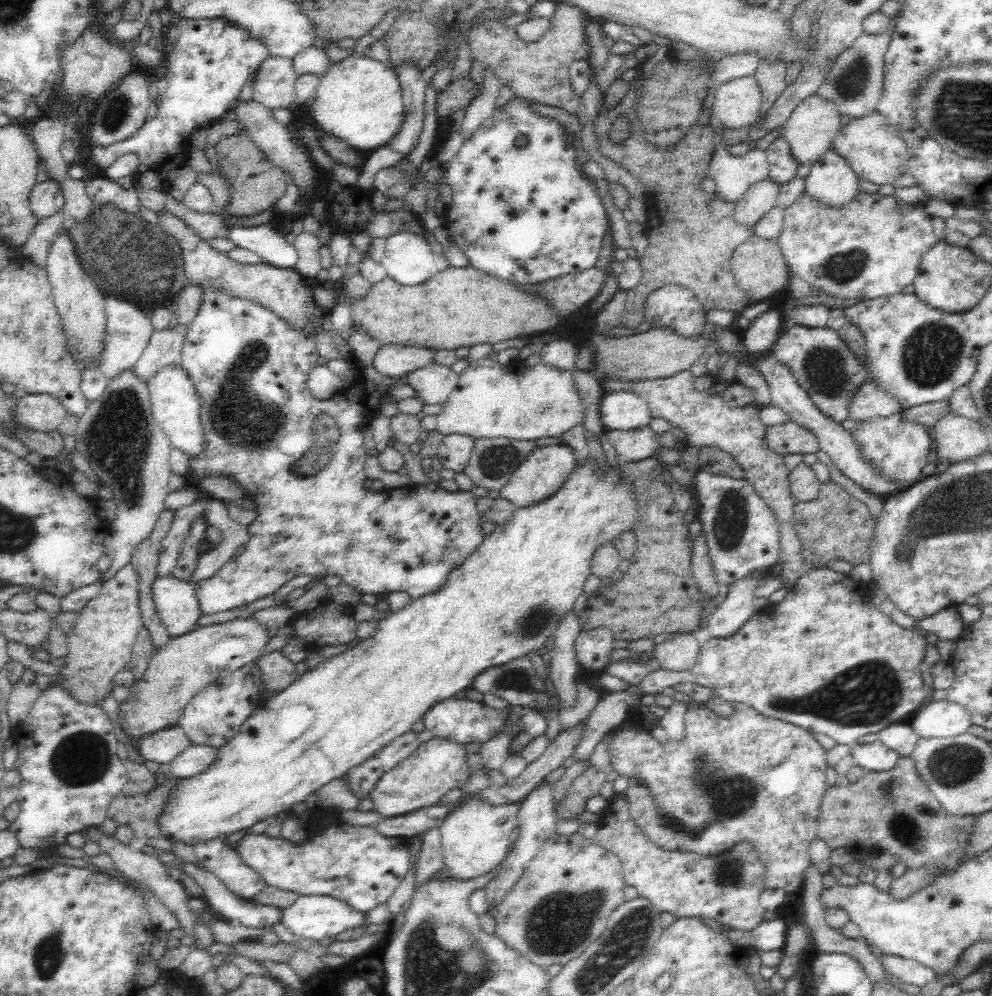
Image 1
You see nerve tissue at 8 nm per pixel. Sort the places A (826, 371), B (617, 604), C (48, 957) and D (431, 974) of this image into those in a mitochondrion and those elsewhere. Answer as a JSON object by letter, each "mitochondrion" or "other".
{"A":"mitochondrion","B":"other","C":"mitochondrion","D":"mitochondrion"}

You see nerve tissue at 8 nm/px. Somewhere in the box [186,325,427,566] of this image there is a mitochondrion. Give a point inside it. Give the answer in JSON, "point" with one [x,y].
{"point":[240,417]}

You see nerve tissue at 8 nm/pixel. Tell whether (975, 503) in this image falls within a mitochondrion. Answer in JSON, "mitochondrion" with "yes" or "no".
{"mitochondrion":"yes"}

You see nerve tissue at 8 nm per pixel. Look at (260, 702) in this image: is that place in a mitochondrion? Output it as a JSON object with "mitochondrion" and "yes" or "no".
{"mitochondrion":"no"}

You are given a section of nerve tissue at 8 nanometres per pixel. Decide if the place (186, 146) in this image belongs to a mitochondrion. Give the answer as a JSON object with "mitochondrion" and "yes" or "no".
{"mitochondrion":"no"}

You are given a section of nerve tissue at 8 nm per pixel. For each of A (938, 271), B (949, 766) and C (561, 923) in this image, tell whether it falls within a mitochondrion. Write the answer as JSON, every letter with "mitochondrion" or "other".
{"A":"other","B":"mitochondrion","C":"mitochondrion"}

